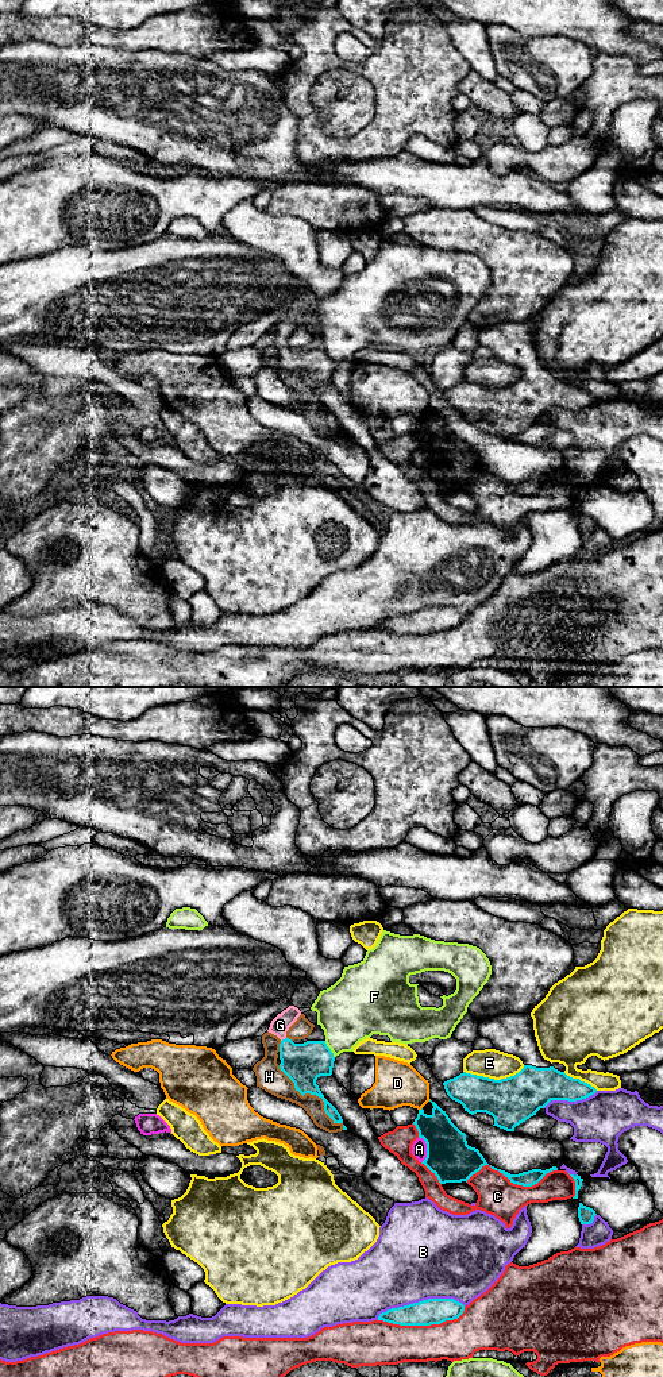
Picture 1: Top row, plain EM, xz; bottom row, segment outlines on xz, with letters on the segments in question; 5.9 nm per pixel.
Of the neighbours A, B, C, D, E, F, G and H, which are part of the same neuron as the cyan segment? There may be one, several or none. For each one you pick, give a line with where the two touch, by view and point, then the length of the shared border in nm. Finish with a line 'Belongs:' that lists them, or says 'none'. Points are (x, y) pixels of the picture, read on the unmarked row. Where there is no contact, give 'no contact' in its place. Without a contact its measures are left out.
G: xz (282, 348) | 40 nm
Belongs: G

